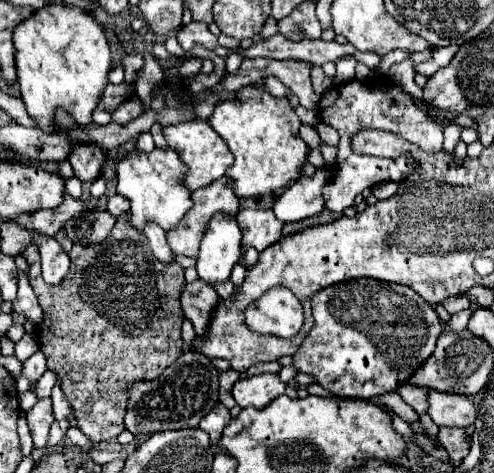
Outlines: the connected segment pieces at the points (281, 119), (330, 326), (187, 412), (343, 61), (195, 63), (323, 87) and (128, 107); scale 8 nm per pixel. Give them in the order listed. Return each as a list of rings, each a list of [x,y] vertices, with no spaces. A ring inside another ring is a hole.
[[[250,84],[240,88],[234,100],[222,100],[222,104],[214,108],[208,124],[234,154],[234,164],[228,168],[226,176],[234,180],[234,194],[238,198],[274,192],[298,178],[308,154],[306,142],[298,134],[300,118],[286,98],[272,96],[266,86],[258,88]]]
[[[356,278],[320,290],[312,296],[312,314],[314,326],[294,354],[294,366],[304,374],[312,374],[320,386],[342,398],[374,398],[396,392],[396,388],[406,384],[416,368],[430,358],[436,348],[436,338],[442,332],[434,308],[412,288],[372,278]]]
[[[200,352],[182,354],[172,366],[164,370],[158,380],[138,382],[128,388],[128,404],[124,428],[138,434],[196,428],[200,420],[218,404],[218,370],[210,358]]]
[[[342,56],[342,58],[338,58],[334,62],[334,66],[336,67],[335,83],[340,85],[352,82],[355,79],[356,65],[357,61],[354,56]]]
[[[200,58],[185,60],[178,71],[184,78],[194,78],[201,70],[201,62]]]
[[[312,66],[312,88],[316,94],[326,94],[330,88],[334,88],[334,80],[328,78],[320,66]]]
[[[134,94],[128,102],[124,102],[122,106],[116,108],[116,112],[112,114],[112,120],[114,122],[120,122],[120,124],[126,124],[130,120],[134,120],[136,116],[140,116],[144,112],[144,104],[142,100],[138,98],[138,94]]]

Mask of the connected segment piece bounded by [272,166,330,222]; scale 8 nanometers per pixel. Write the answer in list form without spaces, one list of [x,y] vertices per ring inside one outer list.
[[[318,168],[314,176],[296,180],[272,206],[272,212],[282,222],[298,222],[316,216],[324,210],[322,188],[330,180],[330,170]]]

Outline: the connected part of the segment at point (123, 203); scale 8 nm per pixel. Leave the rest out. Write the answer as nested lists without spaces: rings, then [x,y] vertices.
[[[116,194],[116,196],[112,196],[112,198],[108,200],[108,212],[110,212],[112,216],[120,216],[122,212],[128,212],[128,210],[130,210],[128,200],[122,198],[120,194]]]

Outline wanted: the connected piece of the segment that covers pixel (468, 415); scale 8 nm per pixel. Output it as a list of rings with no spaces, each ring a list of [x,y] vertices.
[[[428,392],[428,416],[442,426],[466,428],[476,420],[476,408],[470,398],[446,392]]]

